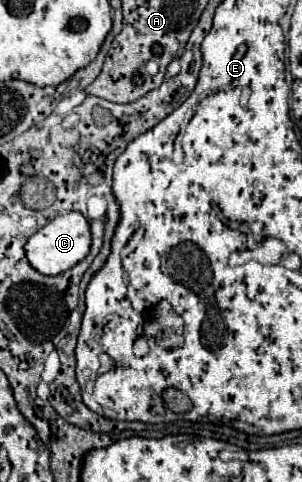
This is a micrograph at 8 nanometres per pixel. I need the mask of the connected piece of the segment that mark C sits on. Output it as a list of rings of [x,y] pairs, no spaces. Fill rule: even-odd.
[[[72,210],[68,214],[56,216],[44,228],[40,228],[34,236],[30,236],[28,244],[26,244],[26,256],[38,272],[42,272],[46,276],[54,276],[54,274],[70,270],[80,260],[84,260],[90,252],[90,244],[92,244],[90,222],[84,218],[82,212]]]

